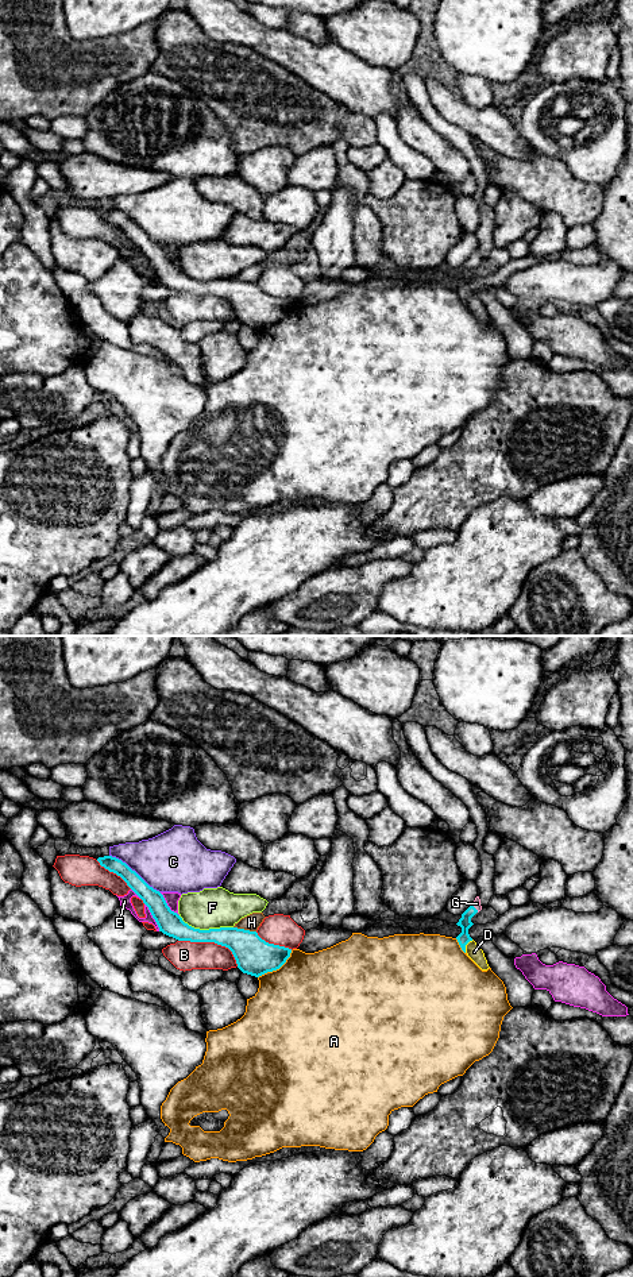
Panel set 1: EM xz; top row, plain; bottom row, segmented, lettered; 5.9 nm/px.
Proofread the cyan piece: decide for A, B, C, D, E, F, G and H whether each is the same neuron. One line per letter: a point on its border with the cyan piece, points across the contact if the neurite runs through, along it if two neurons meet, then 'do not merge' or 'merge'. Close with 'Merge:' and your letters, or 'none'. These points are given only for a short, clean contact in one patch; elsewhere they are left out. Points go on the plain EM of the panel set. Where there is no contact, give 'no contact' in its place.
A: contact xz (277, 320); do not merge
B: contact xz (212, 293); do not merge
C: contact xz (134, 223); do not merge
D: contact xz (466, 296); do not merge
E: contact xz (153, 269); do not merge
F: contact xz (205, 282); do not merge
G: contact xz (475, 261); way xz (464, 274), (466, 269), (475, 261), (477, 255); merge
H: contact xz (243, 281); border xz (234, 278), (255, 284); do not merge
Merge: G

